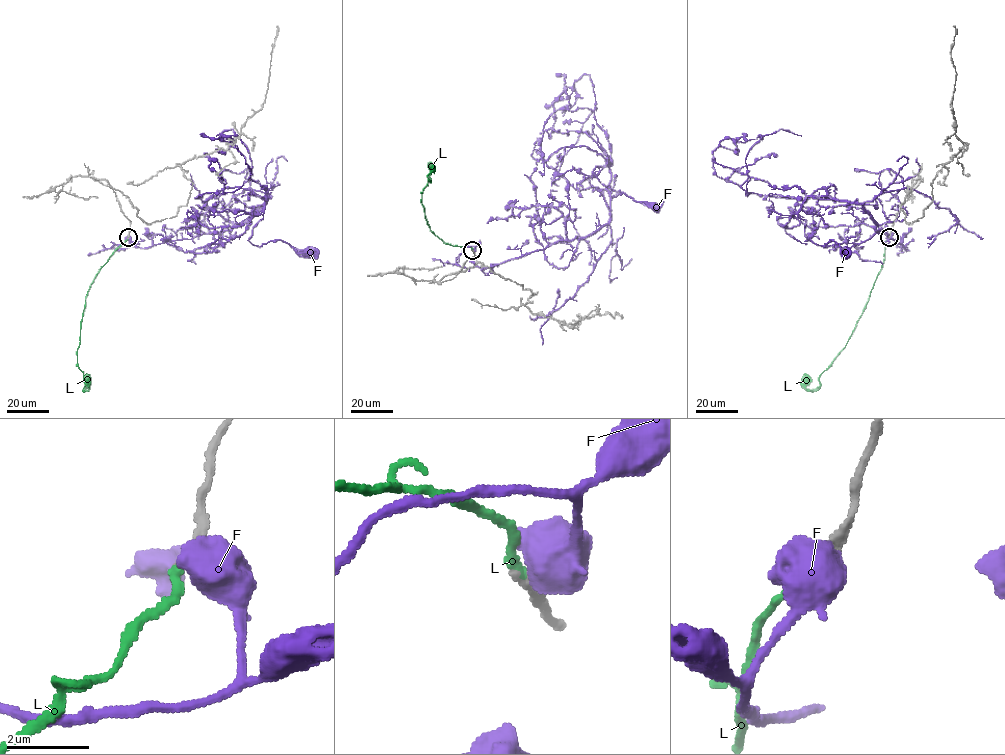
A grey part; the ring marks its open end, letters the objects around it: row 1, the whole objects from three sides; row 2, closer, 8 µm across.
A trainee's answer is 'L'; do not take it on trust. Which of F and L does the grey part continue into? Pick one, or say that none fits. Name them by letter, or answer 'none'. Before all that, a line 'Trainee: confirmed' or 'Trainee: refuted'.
Trainee: confirmed
L

